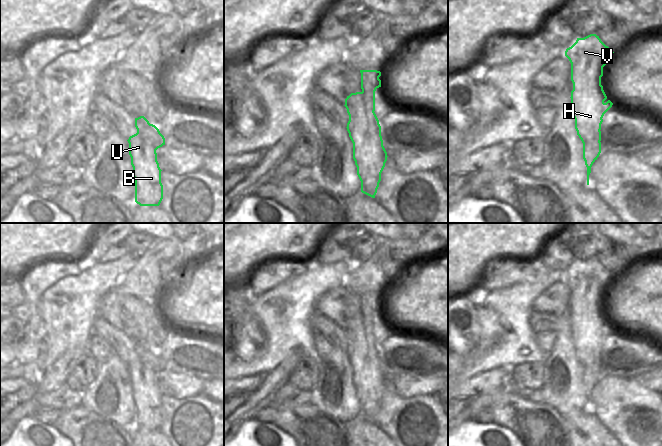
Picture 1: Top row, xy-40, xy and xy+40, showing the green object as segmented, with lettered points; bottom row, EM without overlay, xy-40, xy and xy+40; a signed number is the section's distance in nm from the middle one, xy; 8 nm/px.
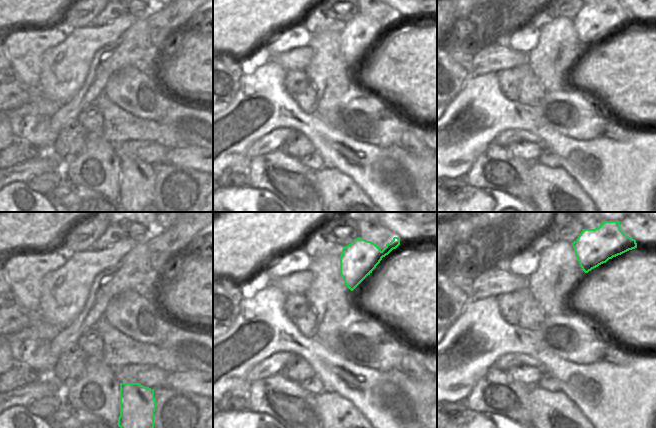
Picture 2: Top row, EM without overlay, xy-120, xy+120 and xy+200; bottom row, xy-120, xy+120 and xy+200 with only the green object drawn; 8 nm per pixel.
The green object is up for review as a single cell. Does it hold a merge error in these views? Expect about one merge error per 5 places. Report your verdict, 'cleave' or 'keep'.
keep

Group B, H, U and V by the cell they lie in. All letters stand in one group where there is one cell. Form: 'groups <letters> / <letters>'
groups B H U V

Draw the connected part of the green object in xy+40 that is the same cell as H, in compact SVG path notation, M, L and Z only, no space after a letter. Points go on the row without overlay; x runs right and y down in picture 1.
M596 258L577 262L565 275L565 280L571 287L571 331L575 353L583 367L587 409L591 391L601 377L602 342L613 329L610 324L604 326L607 320L601 309L603 291L613 277Z

